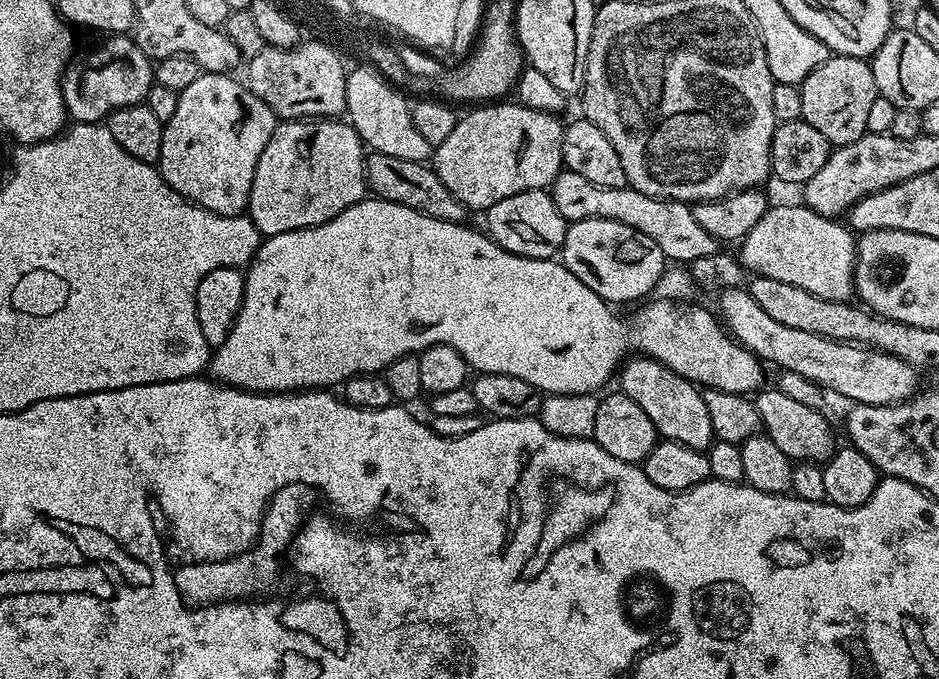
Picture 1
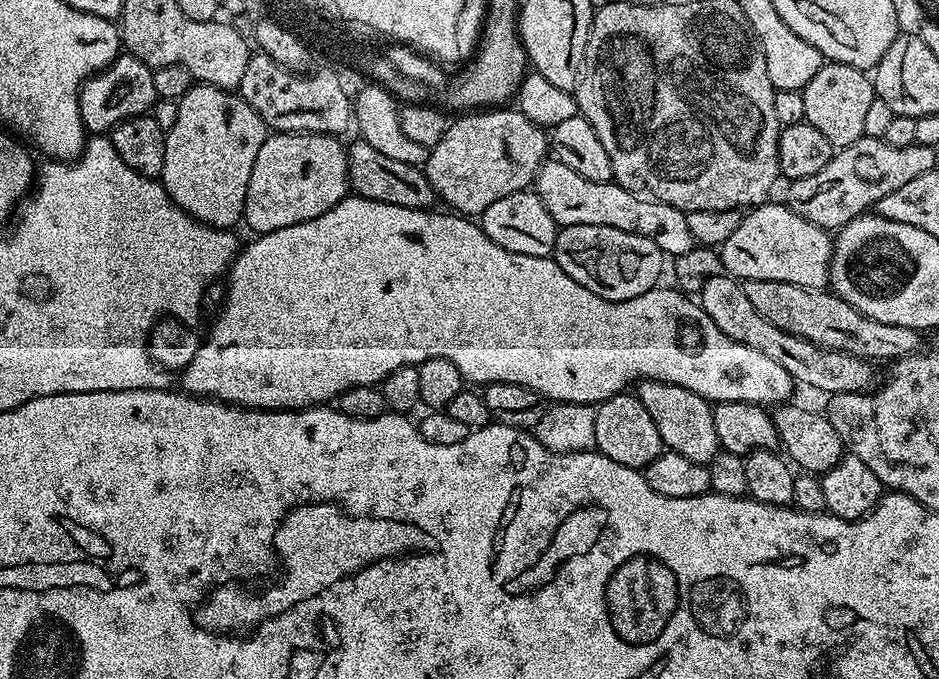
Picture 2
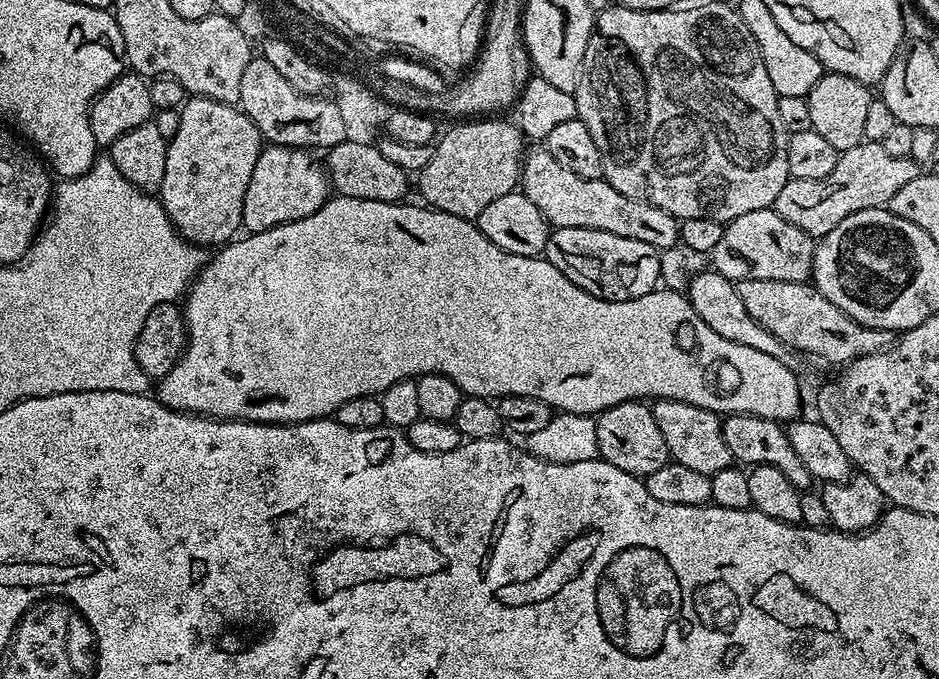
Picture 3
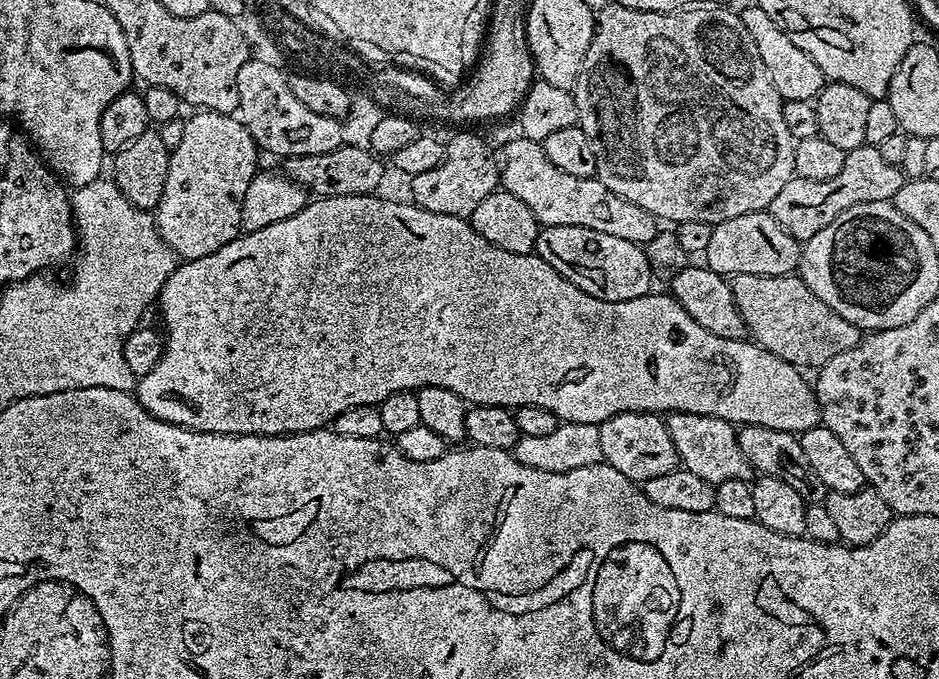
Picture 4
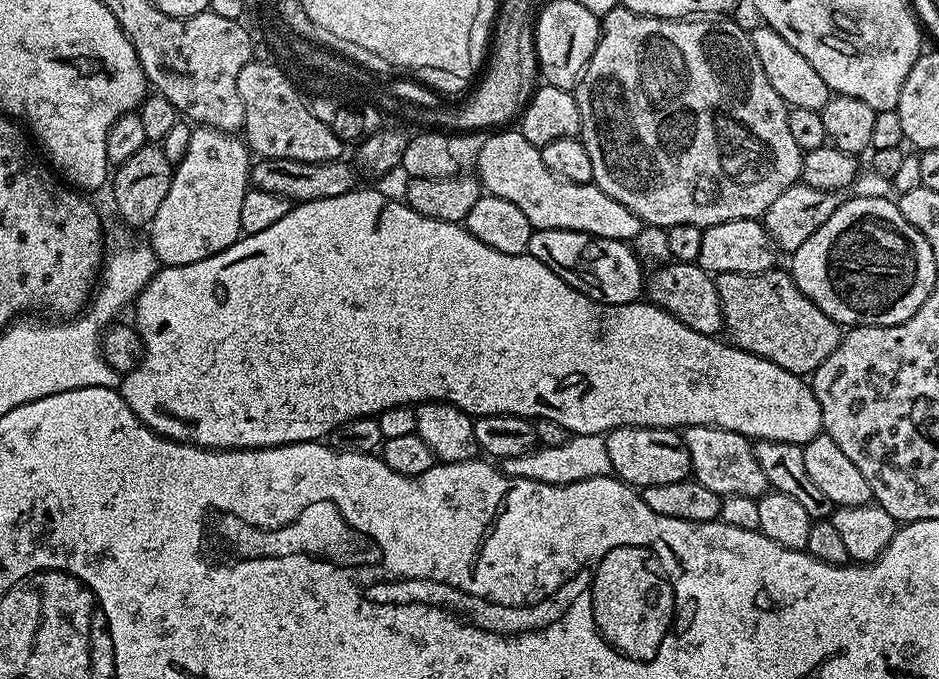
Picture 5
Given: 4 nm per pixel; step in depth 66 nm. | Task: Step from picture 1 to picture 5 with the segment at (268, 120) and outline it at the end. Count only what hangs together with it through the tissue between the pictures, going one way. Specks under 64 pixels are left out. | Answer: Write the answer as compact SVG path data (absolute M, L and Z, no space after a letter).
M197 127L190 138L190 147L184 157L174 165L170 190L158 206L150 225L152 252L161 265L190 266L190 262L202 262L202 258L214 258L226 250L242 233L242 198L250 191L253 157L239 135L219 132L216 128Z

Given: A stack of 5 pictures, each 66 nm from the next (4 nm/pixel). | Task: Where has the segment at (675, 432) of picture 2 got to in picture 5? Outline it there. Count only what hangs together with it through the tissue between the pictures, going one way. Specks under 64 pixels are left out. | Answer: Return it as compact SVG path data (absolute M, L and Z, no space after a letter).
M714 424L690 426L683 429L682 435L686 450L690 450L692 476L702 486L706 486L706 490L714 490L714 494L721 498L734 494L759 498L769 491L768 479L754 458L753 441L749 437L718 428Z

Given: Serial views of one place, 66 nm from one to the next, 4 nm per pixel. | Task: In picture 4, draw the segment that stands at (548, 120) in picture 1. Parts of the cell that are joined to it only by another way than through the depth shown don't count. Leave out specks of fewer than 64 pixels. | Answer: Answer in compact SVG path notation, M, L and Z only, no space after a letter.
M460 130L452 141L447 141L444 159L438 166L426 170L422 174L411 177L411 203L422 210L430 210L434 214L450 214L470 218L474 209L491 192L498 188L498 160L492 157L488 144L472 130Z

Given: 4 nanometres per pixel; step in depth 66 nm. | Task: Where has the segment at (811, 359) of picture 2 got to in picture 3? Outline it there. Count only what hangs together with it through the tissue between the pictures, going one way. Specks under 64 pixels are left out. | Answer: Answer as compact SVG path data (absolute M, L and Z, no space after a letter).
M705 270L688 283L686 295L688 301L694 306L698 318L702 318L702 322L706 322L706 326L710 326L714 334L722 334L722 338L730 338L730 342L750 346L750 350L762 350L762 354L770 354L770 358L778 358L778 362L783 364L795 365L795 360L798 360L797 353L782 342L778 342L778 338L774 338L770 330L758 326L758 322L750 318L750 313L746 310L742 298L738 298L738 290L733 281L727 280L715 270Z

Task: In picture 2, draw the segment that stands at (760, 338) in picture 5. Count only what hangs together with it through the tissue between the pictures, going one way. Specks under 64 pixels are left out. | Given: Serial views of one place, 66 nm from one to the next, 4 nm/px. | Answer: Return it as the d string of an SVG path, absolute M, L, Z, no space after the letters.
M745 280L743 286L746 298L750 298L754 310L758 310L758 314L762 314L766 322L774 322L778 330L786 330L798 338L806 338L806 342L814 342L819 348L845 352L869 362L895 362L921 351L921 333L917 329L910 326L890 326L890 322L874 322L874 318L866 318L831 290L803 288L790 282L773 280Z

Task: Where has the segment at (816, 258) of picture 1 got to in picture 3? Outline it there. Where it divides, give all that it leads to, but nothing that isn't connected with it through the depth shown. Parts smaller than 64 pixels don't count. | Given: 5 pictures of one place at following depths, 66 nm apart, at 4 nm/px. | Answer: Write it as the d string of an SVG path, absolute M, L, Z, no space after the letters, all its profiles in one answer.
M770 207L750 210L750 214L727 221L722 238L718 238L718 246L714 246L710 254L710 264L715 272L733 282L770 278L778 282L803 284L811 277L815 253L813 237L786 222L786 218L778 215L775 207Z

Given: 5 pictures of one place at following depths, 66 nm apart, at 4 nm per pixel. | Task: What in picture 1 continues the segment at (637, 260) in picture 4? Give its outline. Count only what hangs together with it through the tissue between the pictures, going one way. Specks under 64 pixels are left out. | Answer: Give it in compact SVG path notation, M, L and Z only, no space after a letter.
M586 218L571 221L564 235L562 262L570 270L570 274L574 274L574 278L586 282L586 286L590 286L594 294L598 294L603 300L613 305L624 304L627 300L643 301L655 289L666 267L665 254L658 246L658 242L654 242L654 238L622 222L614 222L610 218Z

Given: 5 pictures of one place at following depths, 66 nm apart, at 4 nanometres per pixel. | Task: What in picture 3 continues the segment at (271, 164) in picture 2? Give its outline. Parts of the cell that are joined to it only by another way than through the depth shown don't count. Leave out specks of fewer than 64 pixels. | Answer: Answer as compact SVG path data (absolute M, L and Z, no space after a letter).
M281 144L265 147L258 162L254 162L254 174L250 174L250 186L246 186L246 198L242 202L243 227L249 233L270 230L298 218L310 218L330 199L330 185L325 169L315 160L311 151L287 148Z

